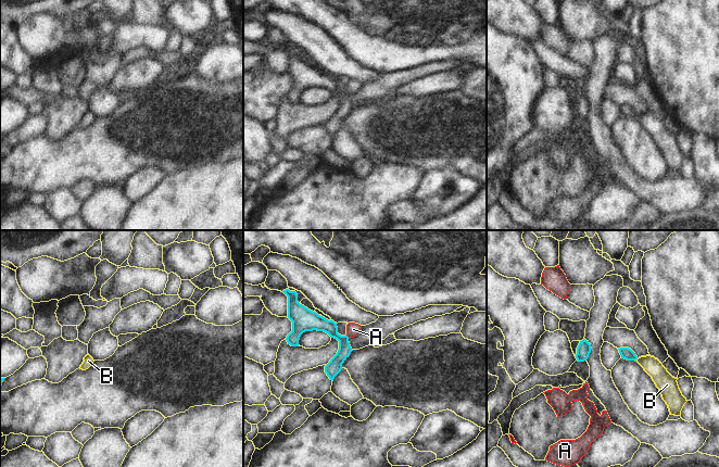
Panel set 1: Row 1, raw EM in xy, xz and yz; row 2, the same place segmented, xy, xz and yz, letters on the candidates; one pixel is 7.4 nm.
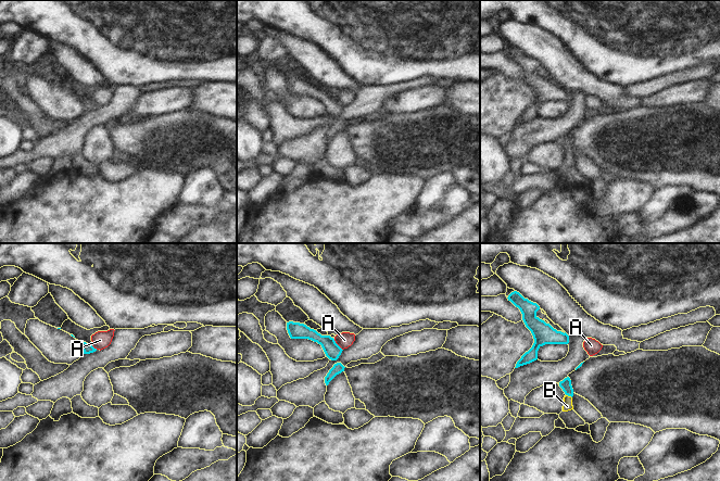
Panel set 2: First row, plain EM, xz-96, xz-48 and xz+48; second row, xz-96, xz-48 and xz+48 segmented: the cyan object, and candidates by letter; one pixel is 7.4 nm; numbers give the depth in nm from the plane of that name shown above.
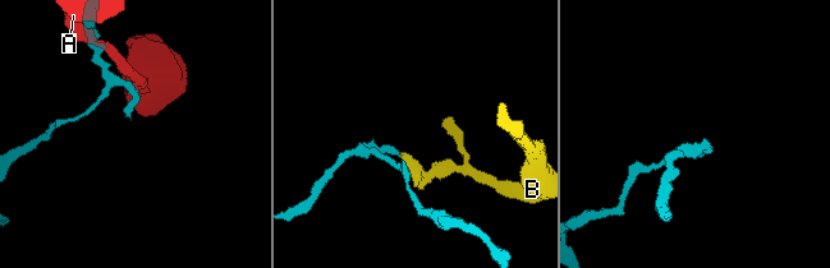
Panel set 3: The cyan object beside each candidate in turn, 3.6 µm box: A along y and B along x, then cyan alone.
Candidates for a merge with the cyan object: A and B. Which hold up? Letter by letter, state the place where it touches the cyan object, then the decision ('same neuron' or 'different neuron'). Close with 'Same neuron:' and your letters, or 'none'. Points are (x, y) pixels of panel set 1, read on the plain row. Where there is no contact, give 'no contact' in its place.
A: xz (348, 93) | different neuron
B: yz (636, 115) | same neuron
Same neuron: B

